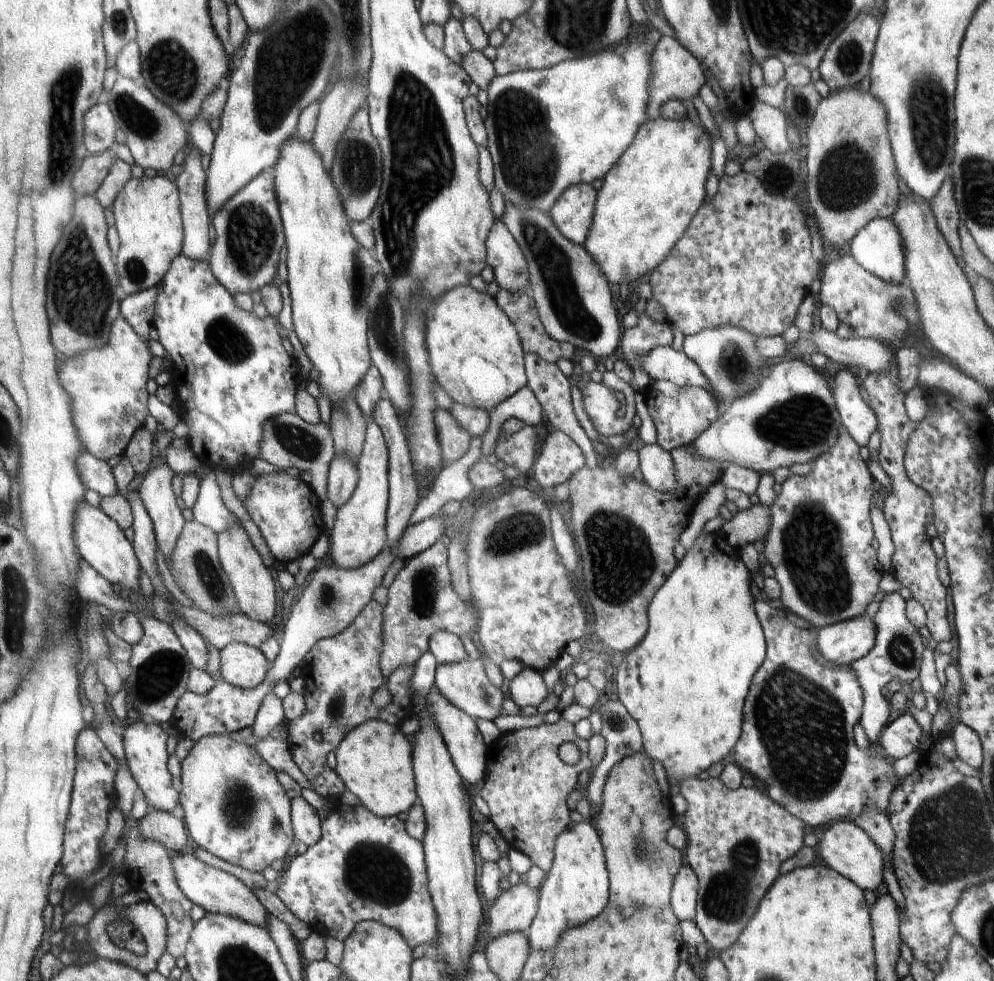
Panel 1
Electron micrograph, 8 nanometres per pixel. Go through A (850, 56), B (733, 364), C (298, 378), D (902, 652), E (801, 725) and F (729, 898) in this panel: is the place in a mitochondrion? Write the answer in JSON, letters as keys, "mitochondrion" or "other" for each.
{"A":"mitochondrion","B":"mitochondrion","C":"other","D":"mitochondrion","E":"mitochondrion","F":"mitochondrion"}

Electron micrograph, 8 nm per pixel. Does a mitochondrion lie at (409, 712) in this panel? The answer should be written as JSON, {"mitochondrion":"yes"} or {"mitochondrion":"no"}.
{"mitochondrion":"no"}

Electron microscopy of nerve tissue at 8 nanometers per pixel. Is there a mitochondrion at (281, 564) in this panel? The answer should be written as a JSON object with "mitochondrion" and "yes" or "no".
{"mitochondrion":"no"}

